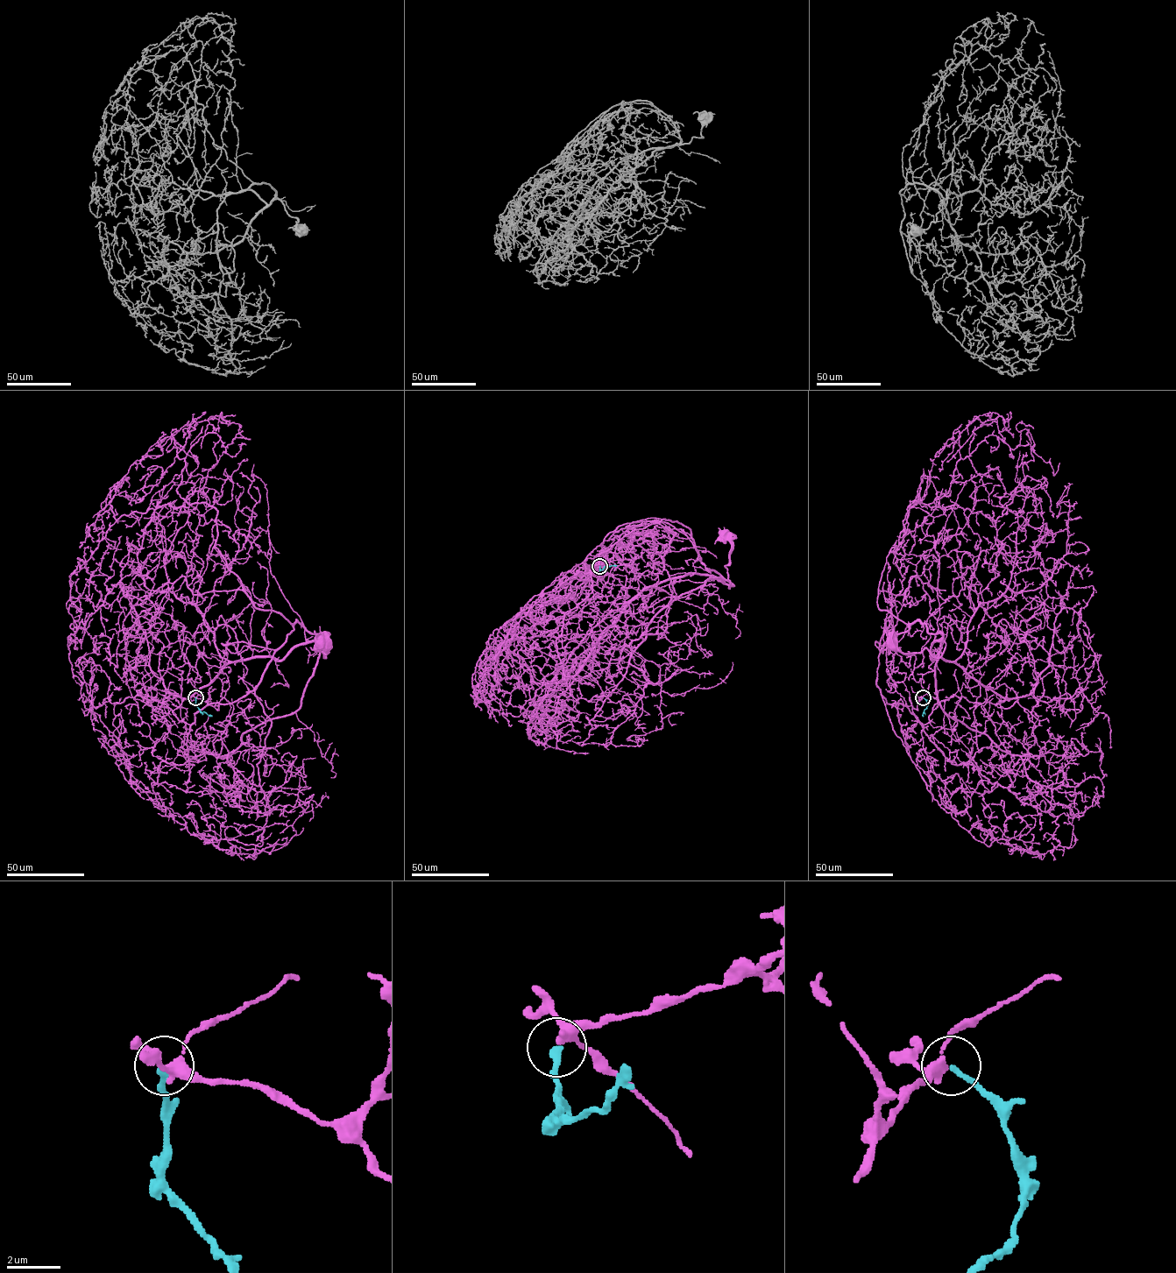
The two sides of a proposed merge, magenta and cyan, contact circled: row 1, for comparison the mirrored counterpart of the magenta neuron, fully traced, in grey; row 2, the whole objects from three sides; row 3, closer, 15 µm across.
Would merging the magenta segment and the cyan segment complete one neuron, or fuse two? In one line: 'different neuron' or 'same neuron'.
same neuron

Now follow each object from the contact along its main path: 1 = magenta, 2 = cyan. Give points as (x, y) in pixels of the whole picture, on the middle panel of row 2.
1: (600, 565), (631, 552), (634, 573), (662, 572), (676, 534), (659, 523), (677, 521), (729, 588), (727, 533)
2: (600, 566), (600, 569), (616, 565)

